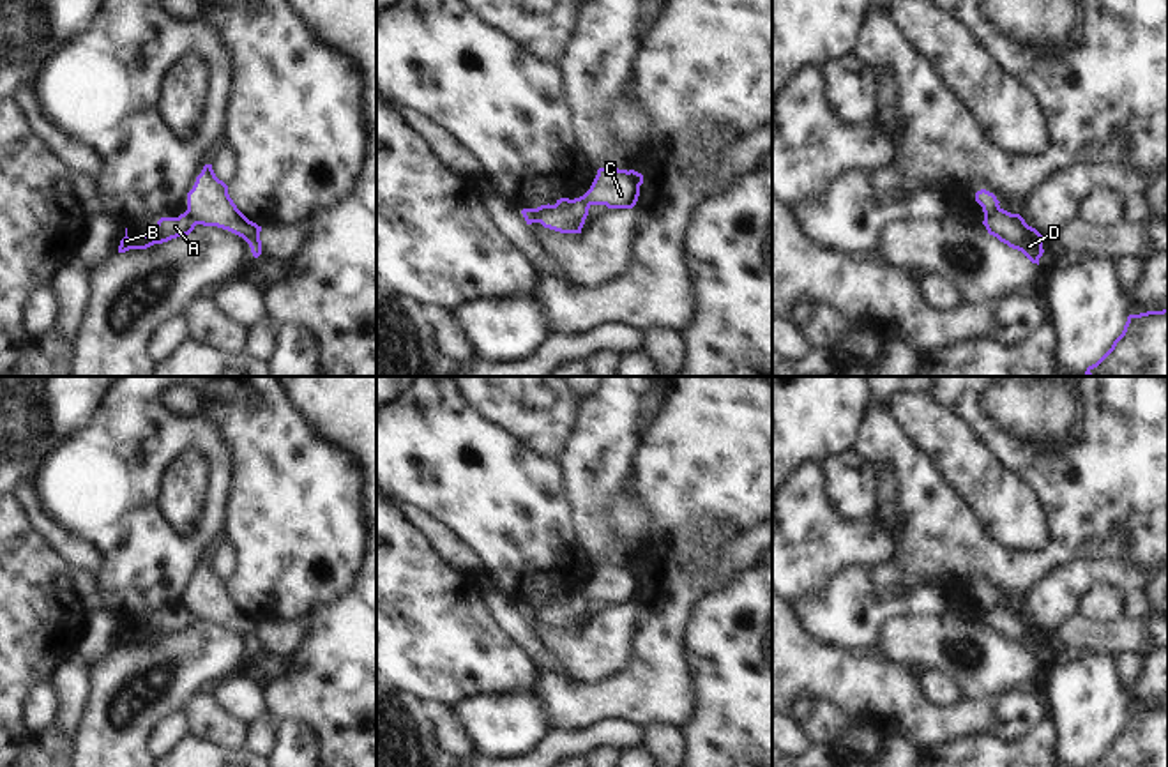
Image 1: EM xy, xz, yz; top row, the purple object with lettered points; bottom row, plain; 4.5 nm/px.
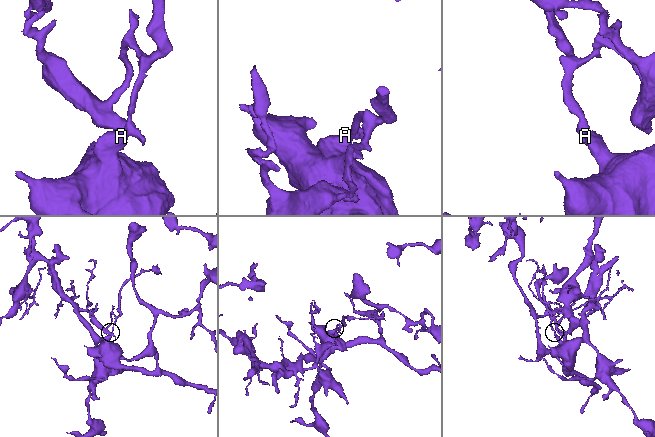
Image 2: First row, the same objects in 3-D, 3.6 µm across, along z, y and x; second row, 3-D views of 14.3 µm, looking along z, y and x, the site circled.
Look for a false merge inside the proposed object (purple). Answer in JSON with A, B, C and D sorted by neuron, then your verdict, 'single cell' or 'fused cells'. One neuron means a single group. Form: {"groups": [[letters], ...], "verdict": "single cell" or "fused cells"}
{"groups": [["A", "B", "D"], ["C"]], "verdict": "fused cells"}

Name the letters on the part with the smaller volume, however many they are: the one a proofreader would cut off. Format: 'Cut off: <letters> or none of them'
Cut off: C

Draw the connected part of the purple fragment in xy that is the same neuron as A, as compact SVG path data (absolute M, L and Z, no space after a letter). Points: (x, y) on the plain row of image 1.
M186 606L178 613L161 613L150 624L148 631L136 631L136 633L129 634L127 633L127 624L125 624L125 633L120 636L118 649L125 649L129 645L147 645L147 643L150 643L154 640L163 640L163 638L168 638L168 636L177 634L177 633L186 633L194 626L194 622L196 622L196 617L194 617L193 610L189 606Z

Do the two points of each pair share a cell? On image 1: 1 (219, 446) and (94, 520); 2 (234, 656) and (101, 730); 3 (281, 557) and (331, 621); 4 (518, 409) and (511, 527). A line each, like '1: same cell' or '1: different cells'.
1: same cell
2: same cell
3: different cells
4: different cells

